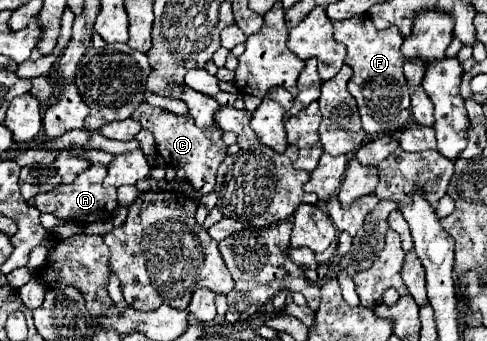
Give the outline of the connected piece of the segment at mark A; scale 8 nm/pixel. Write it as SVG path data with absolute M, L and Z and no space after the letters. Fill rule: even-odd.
M90 164L90 168L80 172L72 184L58 186L50 192L38 194L34 198L34 206L40 212L48 212L48 214L54 214L58 218L80 222L80 224L90 224L96 220L108 220L108 218L112 218L112 214L118 206L118 200L116 200L116 188L104 188L102 186L104 178L106 178L106 166Z

